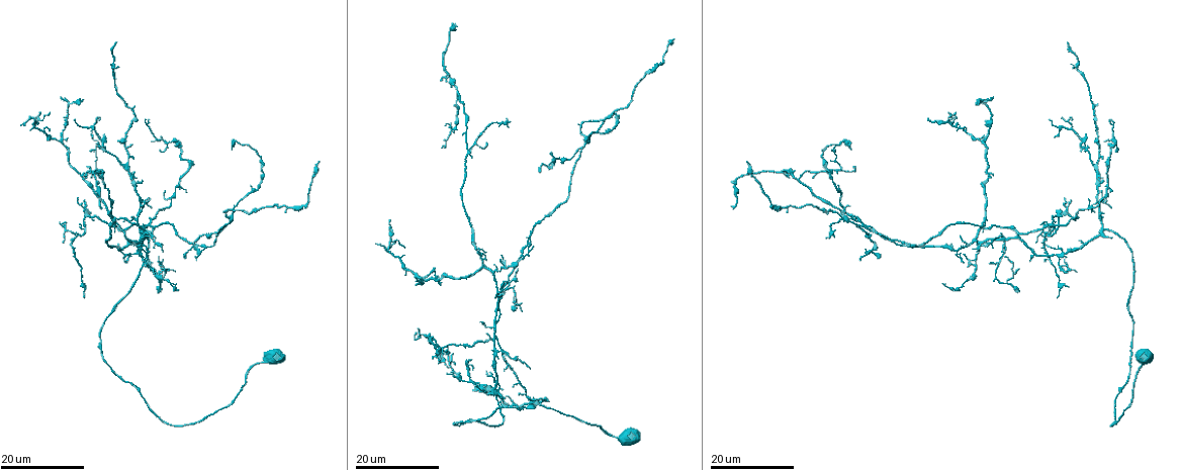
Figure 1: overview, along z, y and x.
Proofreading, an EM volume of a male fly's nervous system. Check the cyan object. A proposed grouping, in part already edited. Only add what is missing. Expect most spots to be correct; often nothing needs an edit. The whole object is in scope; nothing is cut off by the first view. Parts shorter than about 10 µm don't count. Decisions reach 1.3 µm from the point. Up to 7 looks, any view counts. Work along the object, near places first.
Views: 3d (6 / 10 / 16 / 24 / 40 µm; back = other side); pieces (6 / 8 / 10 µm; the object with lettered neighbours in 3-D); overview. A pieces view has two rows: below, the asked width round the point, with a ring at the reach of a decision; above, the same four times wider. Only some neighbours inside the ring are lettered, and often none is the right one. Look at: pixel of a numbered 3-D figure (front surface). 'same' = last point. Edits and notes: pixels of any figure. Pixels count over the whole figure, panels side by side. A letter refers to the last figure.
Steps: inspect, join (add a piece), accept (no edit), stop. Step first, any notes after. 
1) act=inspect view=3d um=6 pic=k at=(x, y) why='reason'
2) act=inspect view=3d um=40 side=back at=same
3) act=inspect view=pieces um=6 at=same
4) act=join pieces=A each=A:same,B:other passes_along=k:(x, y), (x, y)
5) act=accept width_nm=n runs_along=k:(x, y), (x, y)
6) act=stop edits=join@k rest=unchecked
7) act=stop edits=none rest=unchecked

act=inspect view=3d um=16 pic=1 at=(78, 199) why='an open end'

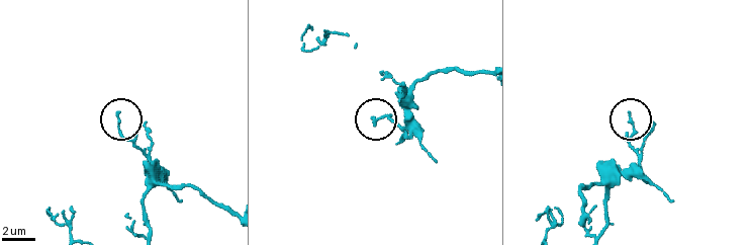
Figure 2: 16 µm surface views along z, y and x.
act=inspect view=pieces um=8 pic=2 at=(117, 114)

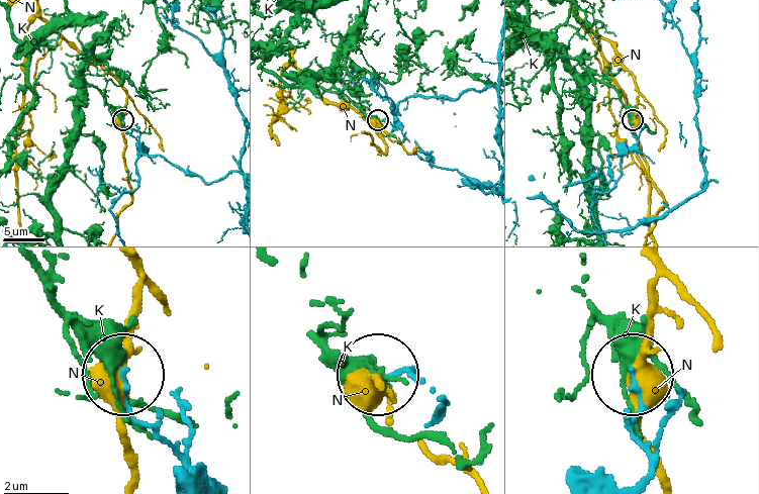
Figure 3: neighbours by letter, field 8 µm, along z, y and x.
act=accept each=K:other,N:other runs_along=3:(647, 460), (633, 427), (633, 373) found='no lettered piece goes on from it'

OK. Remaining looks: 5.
act=inspect view=3d um=24 pic=1 at=(115, 43) why='long arm stops here'

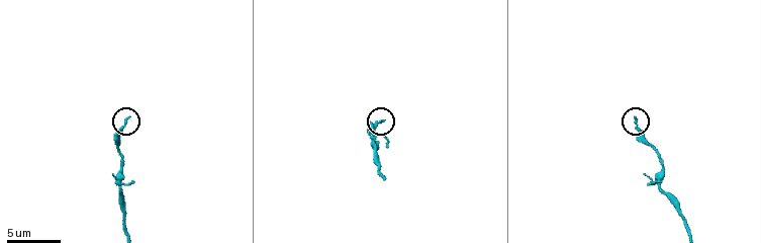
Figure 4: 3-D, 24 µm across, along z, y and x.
act=inspect view=pieces um=8 pic=4 at=(128, 118)

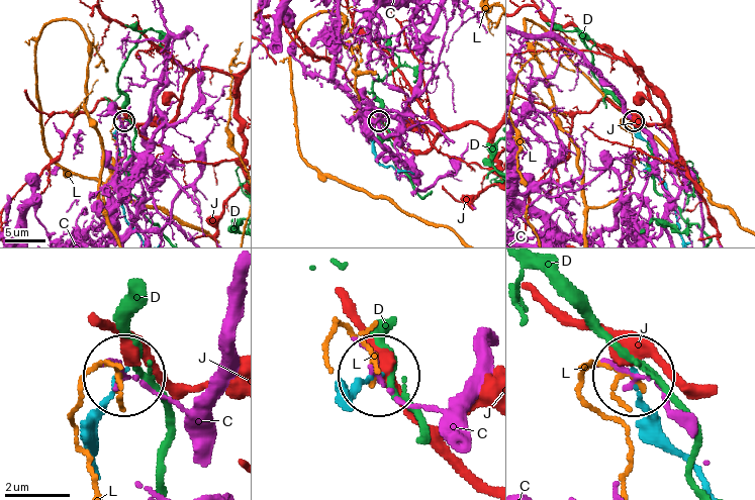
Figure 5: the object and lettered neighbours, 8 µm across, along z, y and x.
act=accept each=C:other,D:other,J:other,L:other found='no lettered piece goes on from it'

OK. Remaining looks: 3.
act=inspect view=3d um=24 pic=1 at=(994, 96) why='an open end'

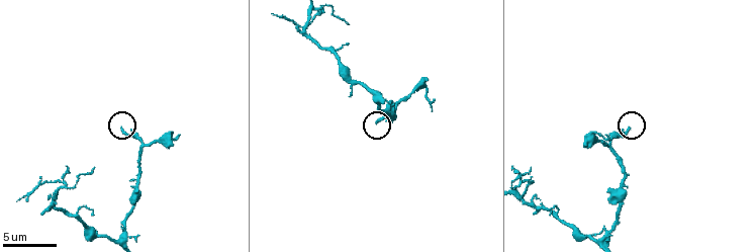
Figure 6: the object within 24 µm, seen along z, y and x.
act=inspect view=pieces um=10 pic=6 at=(377, 122) why='see the neighbours'

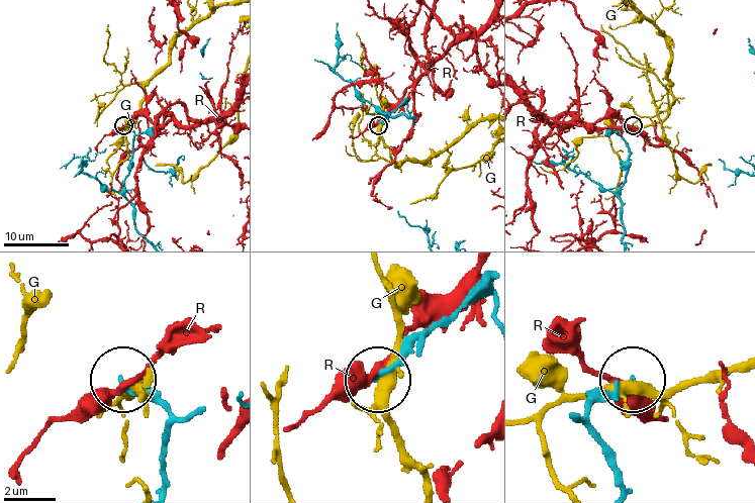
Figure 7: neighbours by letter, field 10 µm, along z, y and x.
act=accept each=G:other,R:other runs_along=7:(418, 349), (416, 336), (382, 378) found='no lettered piece goes on from it'

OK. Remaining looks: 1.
act=stop edits=none rest=unchecked

